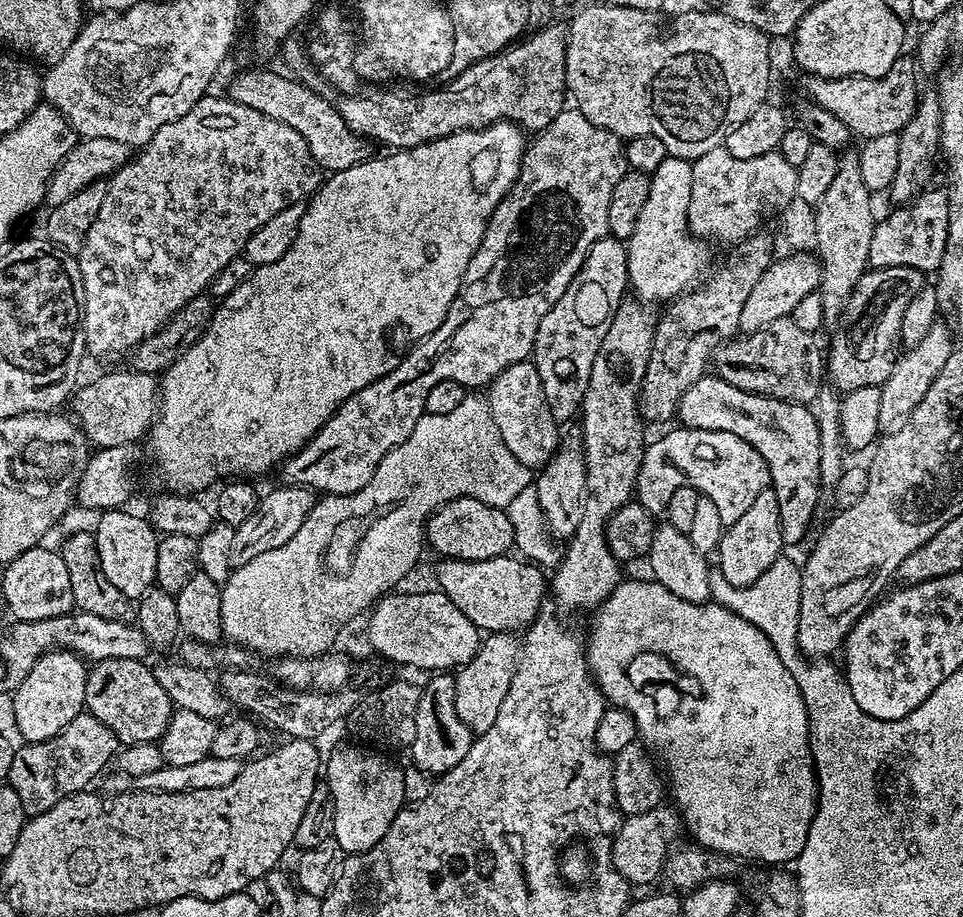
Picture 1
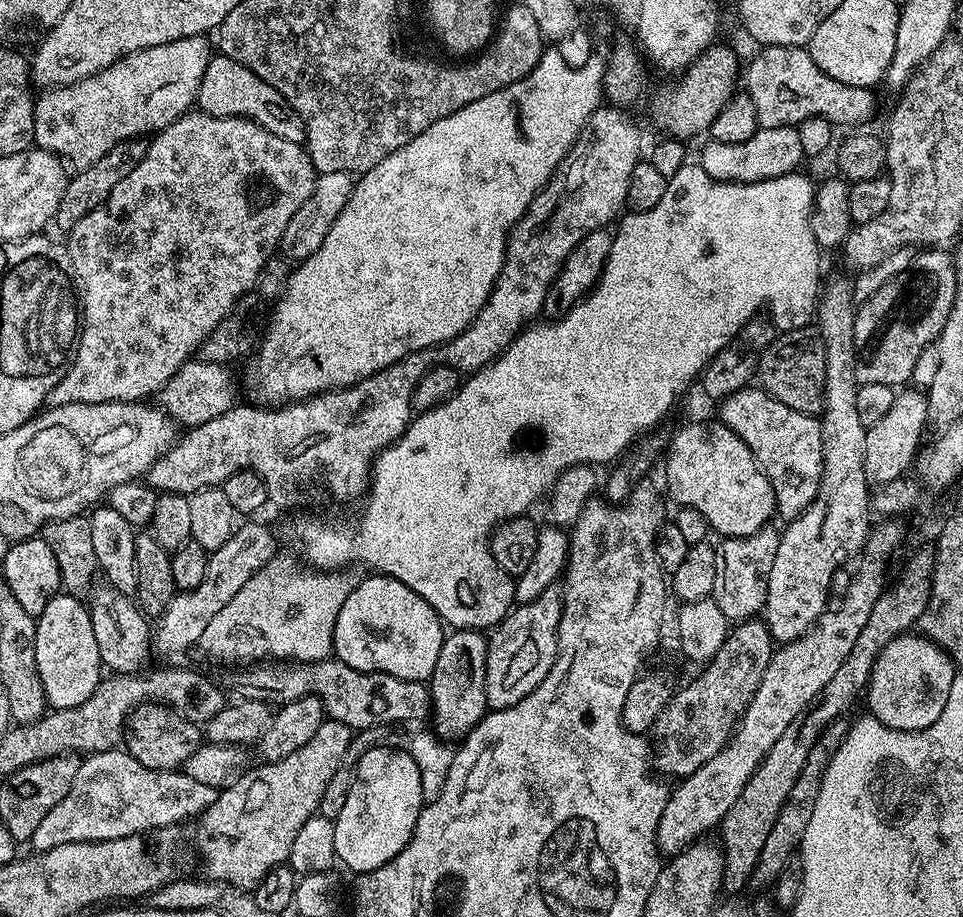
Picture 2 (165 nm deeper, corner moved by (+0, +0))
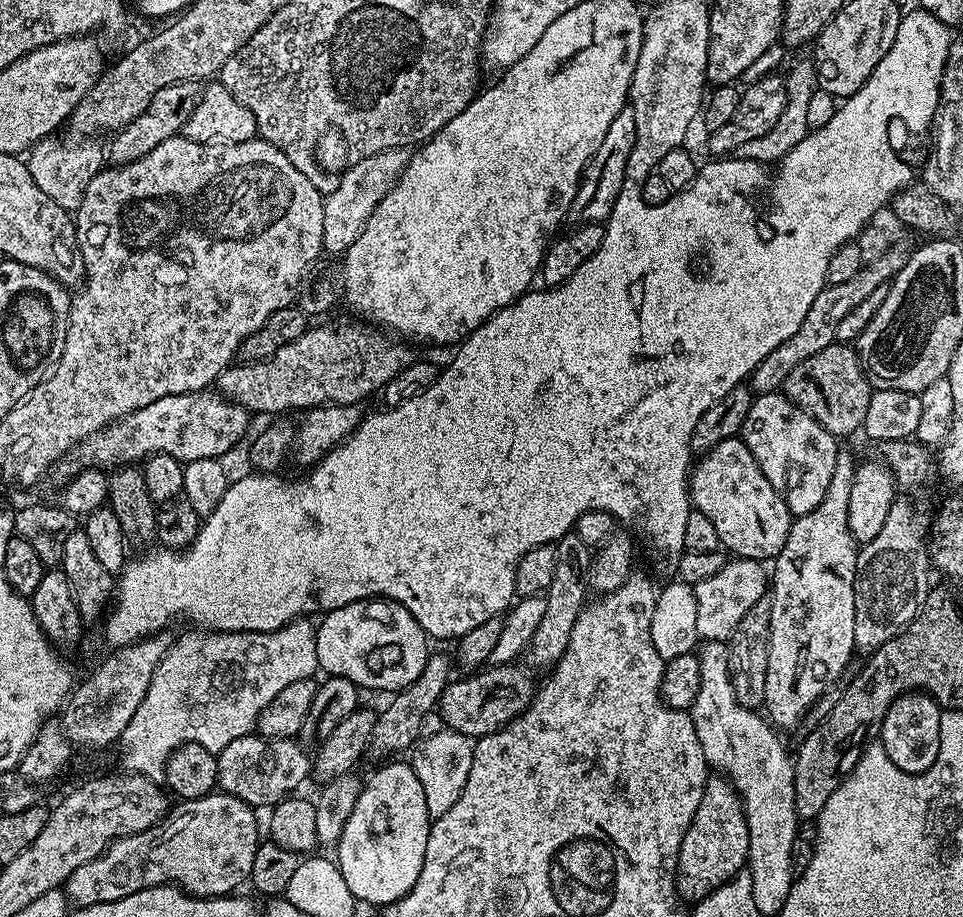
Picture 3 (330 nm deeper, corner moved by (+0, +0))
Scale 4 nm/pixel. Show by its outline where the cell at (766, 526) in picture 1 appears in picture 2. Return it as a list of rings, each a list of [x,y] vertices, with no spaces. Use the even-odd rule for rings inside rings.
[[[769,526],[746,538],[733,536],[721,539],[716,548],[717,570],[710,599],[726,614],[730,622],[751,620],[763,609],[774,554],[778,554],[780,532]]]

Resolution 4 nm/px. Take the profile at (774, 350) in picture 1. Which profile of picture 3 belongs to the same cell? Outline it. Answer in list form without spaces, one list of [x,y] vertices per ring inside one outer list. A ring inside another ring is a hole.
[[[837,342],[826,346],[826,350],[818,350],[818,354],[806,358],[806,362],[798,362],[798,366],[794,366],[794,370],[790,370],[790,374],[784,379],[782,391],[803,412],[813,416],[831,436],[843,438],[851,432],[859,433],[863,429],[866,406],[870,404],[874,389],[868,383],[868,377],[864,375],[857,349],[851,343]]]

